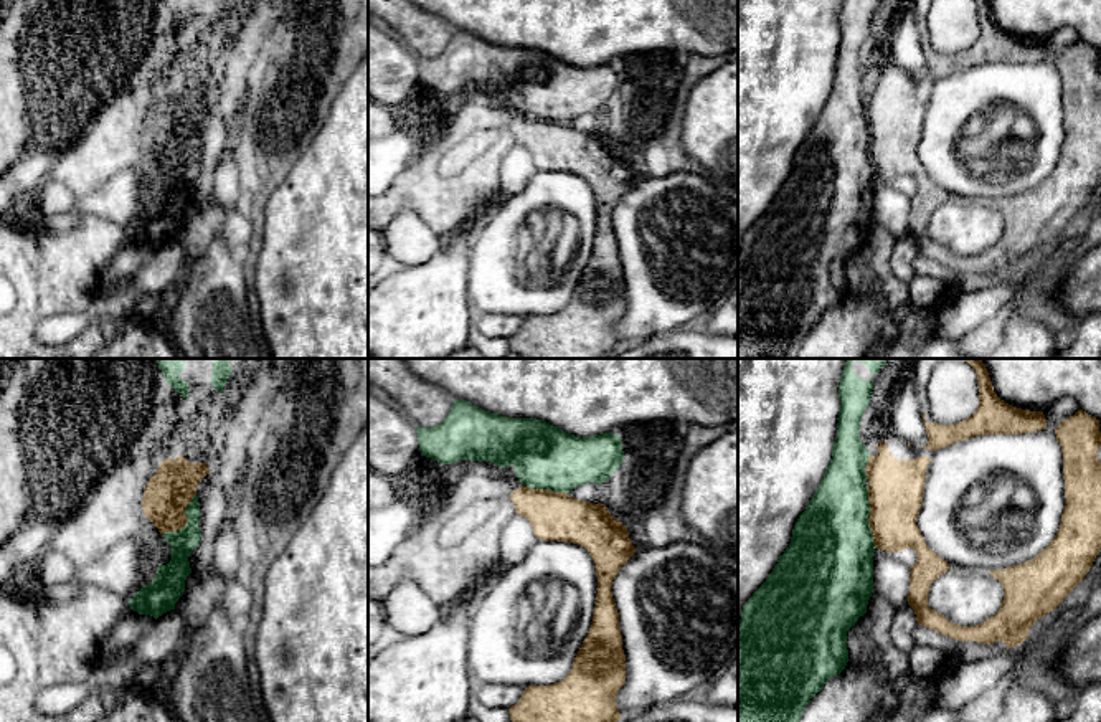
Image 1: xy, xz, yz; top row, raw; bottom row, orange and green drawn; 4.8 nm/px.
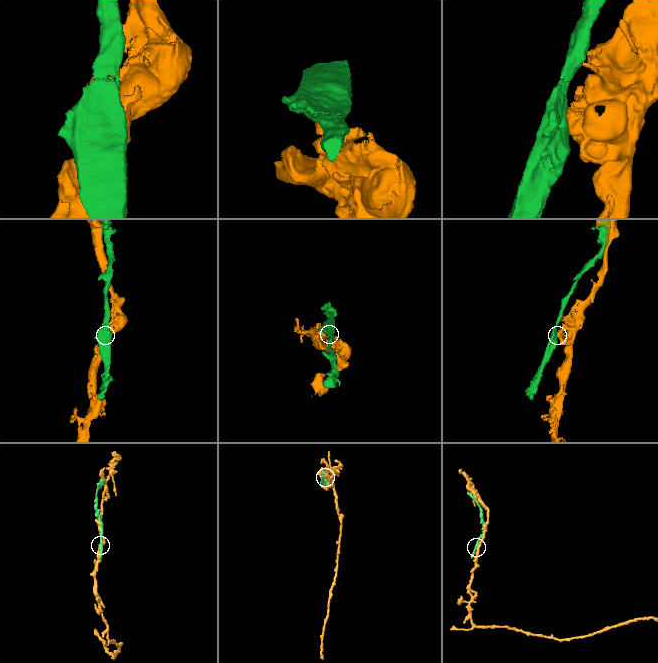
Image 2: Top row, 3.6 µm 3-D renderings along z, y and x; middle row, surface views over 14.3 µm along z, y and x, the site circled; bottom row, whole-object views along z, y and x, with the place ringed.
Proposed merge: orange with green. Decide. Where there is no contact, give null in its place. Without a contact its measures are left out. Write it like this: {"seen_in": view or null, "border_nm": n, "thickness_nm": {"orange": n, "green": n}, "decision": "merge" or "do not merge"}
{"seen_in": "yz", "border_nm": 300, "thickness_nm": {"orange": 280, "green": 420}, "decision": "do not merge"}

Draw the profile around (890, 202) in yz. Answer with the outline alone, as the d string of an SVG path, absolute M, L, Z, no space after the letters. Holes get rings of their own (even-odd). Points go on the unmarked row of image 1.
M883 182L873 187L873 223L898 241L908 235L911 200L901 182Z

